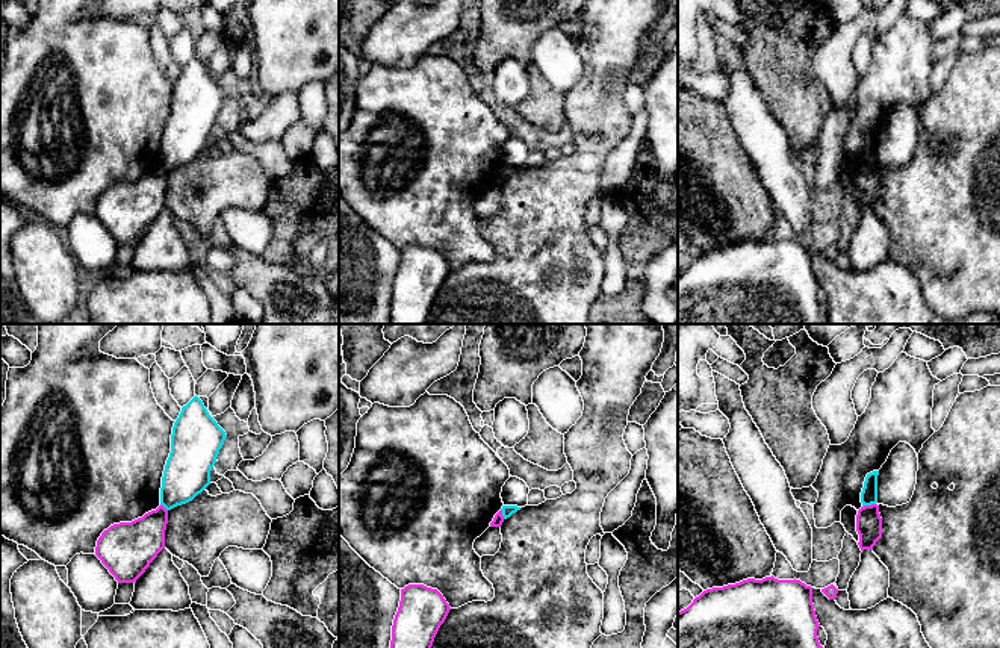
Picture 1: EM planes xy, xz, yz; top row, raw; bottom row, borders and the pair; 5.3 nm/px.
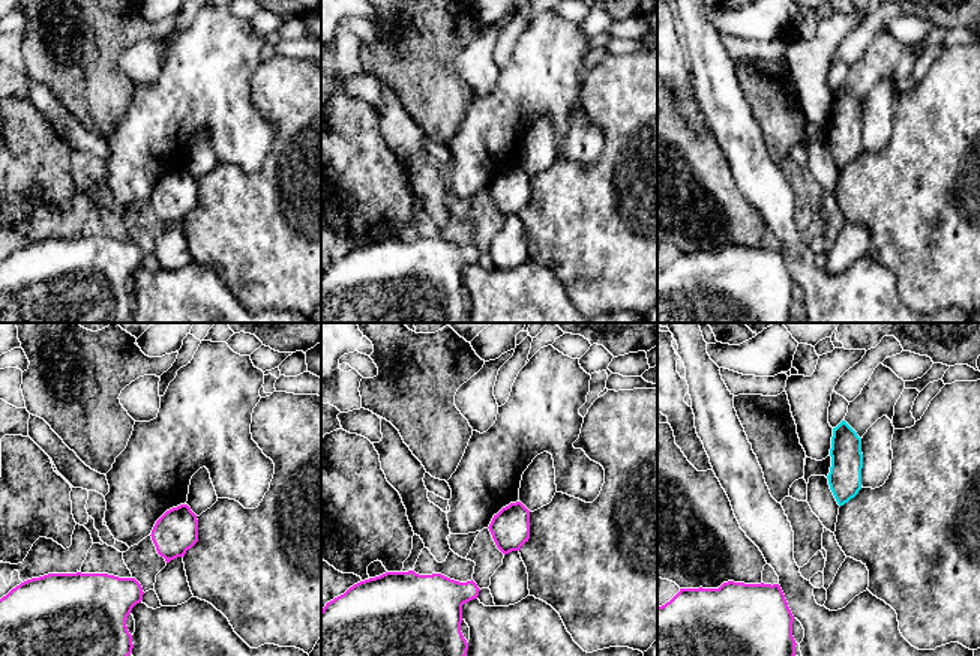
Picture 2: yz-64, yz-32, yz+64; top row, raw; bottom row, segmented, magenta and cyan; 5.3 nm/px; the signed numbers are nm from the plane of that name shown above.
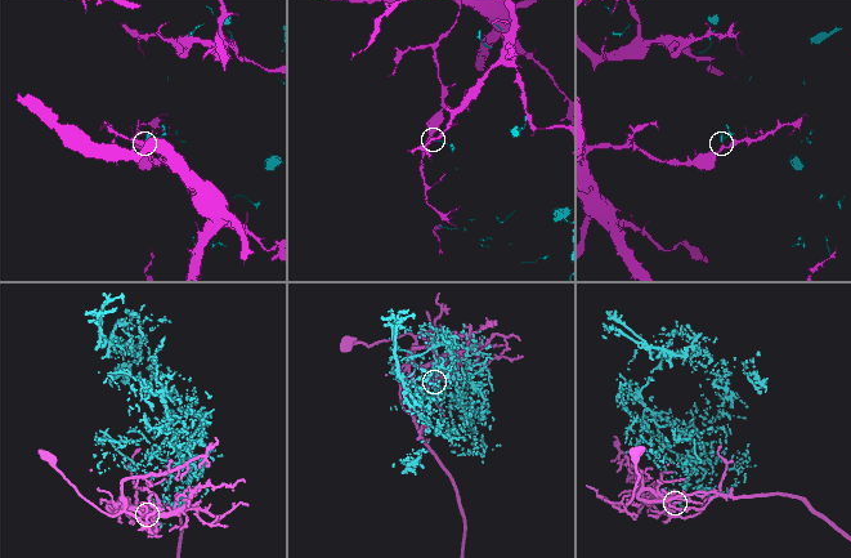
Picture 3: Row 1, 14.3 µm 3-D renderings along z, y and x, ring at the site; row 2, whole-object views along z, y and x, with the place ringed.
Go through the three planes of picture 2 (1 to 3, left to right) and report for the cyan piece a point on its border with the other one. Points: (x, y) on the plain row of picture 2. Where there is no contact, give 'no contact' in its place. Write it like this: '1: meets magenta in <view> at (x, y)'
1: no contact
2: no contact
3: no contact

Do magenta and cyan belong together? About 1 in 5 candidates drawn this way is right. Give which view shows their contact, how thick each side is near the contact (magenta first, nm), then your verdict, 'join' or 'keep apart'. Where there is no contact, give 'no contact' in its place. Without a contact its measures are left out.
yz | 140/90 nm | keep apart

